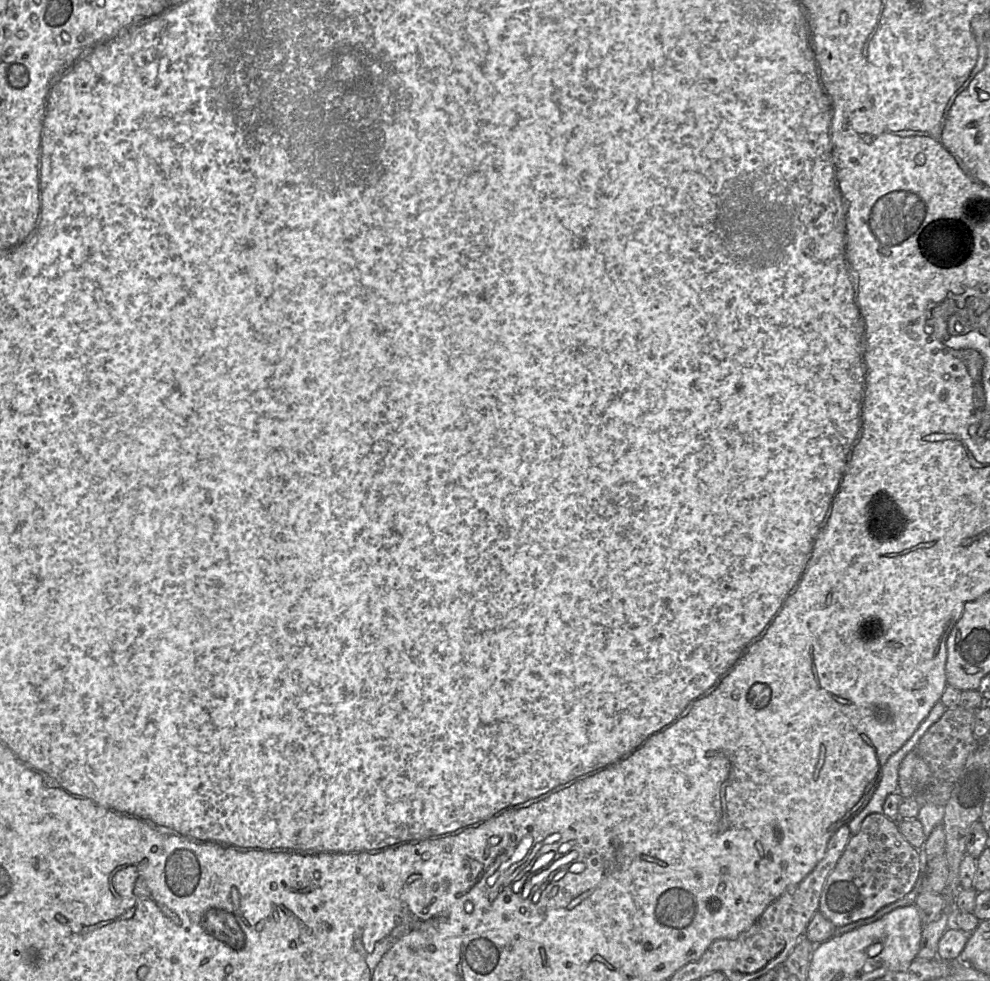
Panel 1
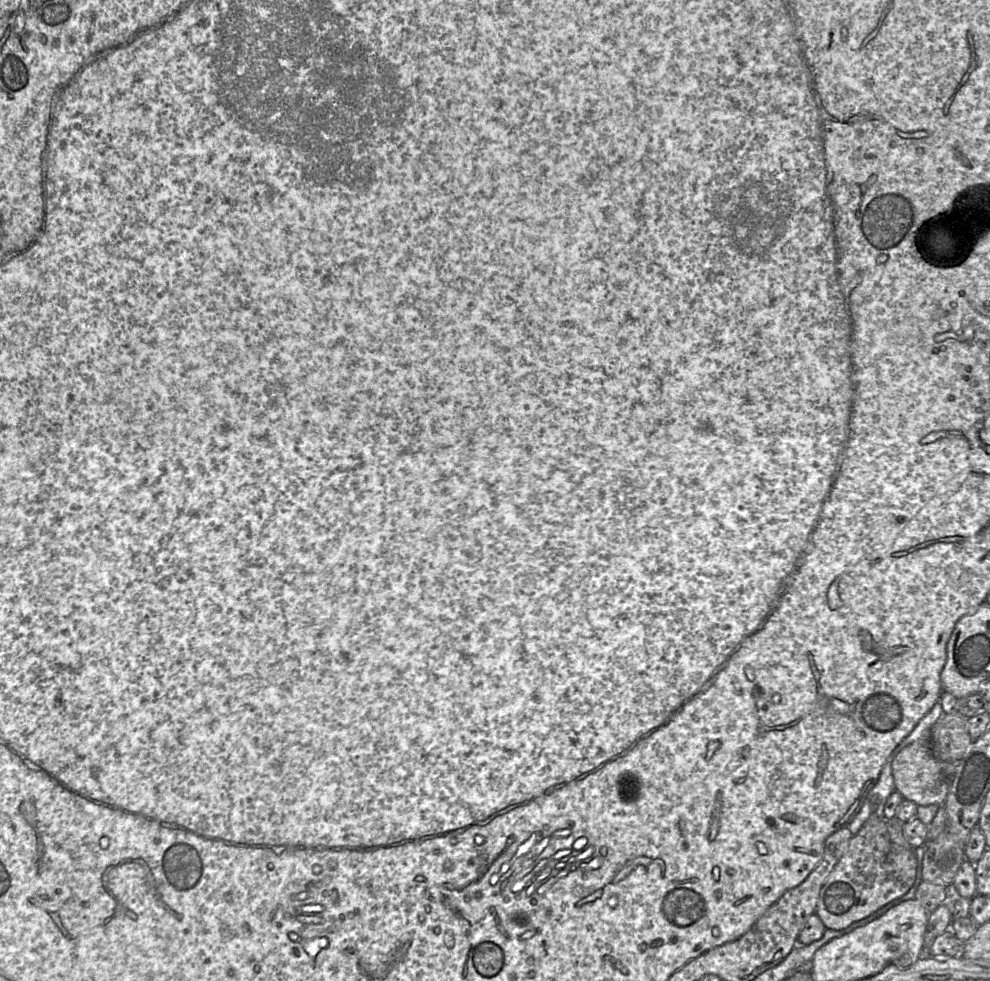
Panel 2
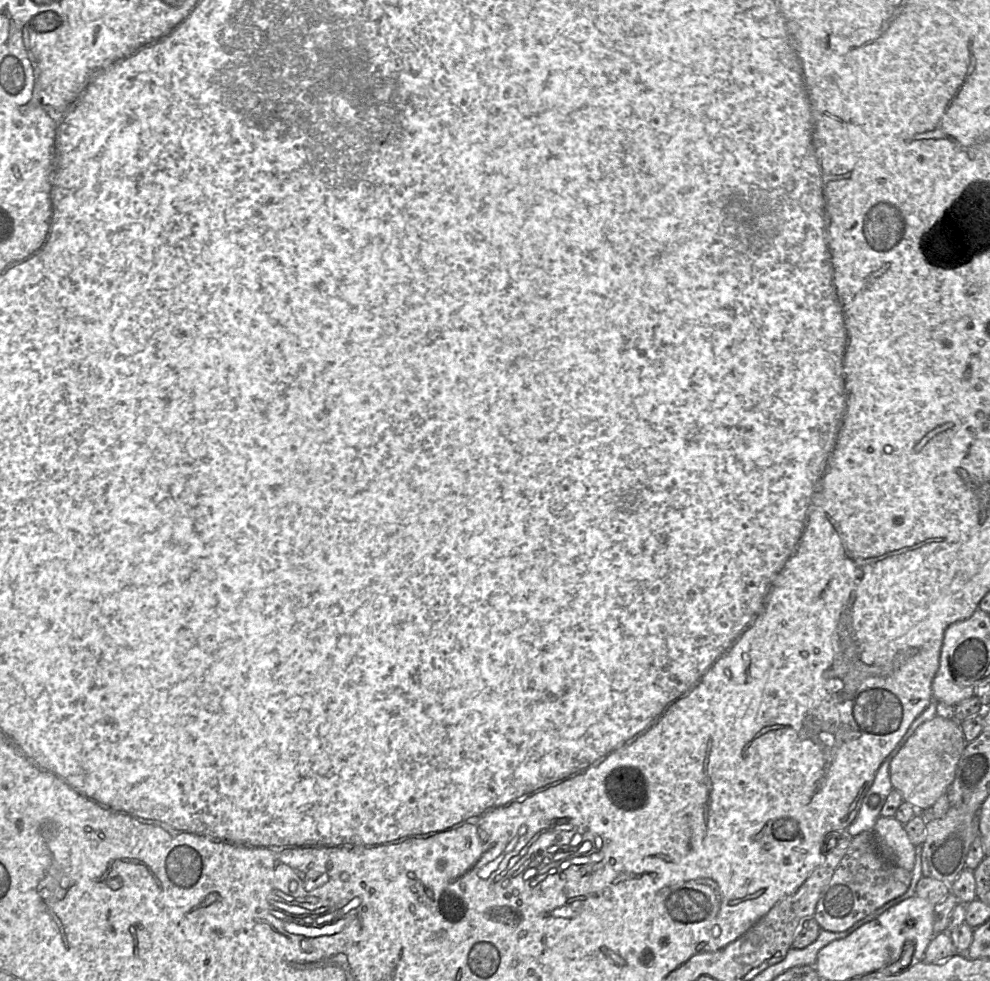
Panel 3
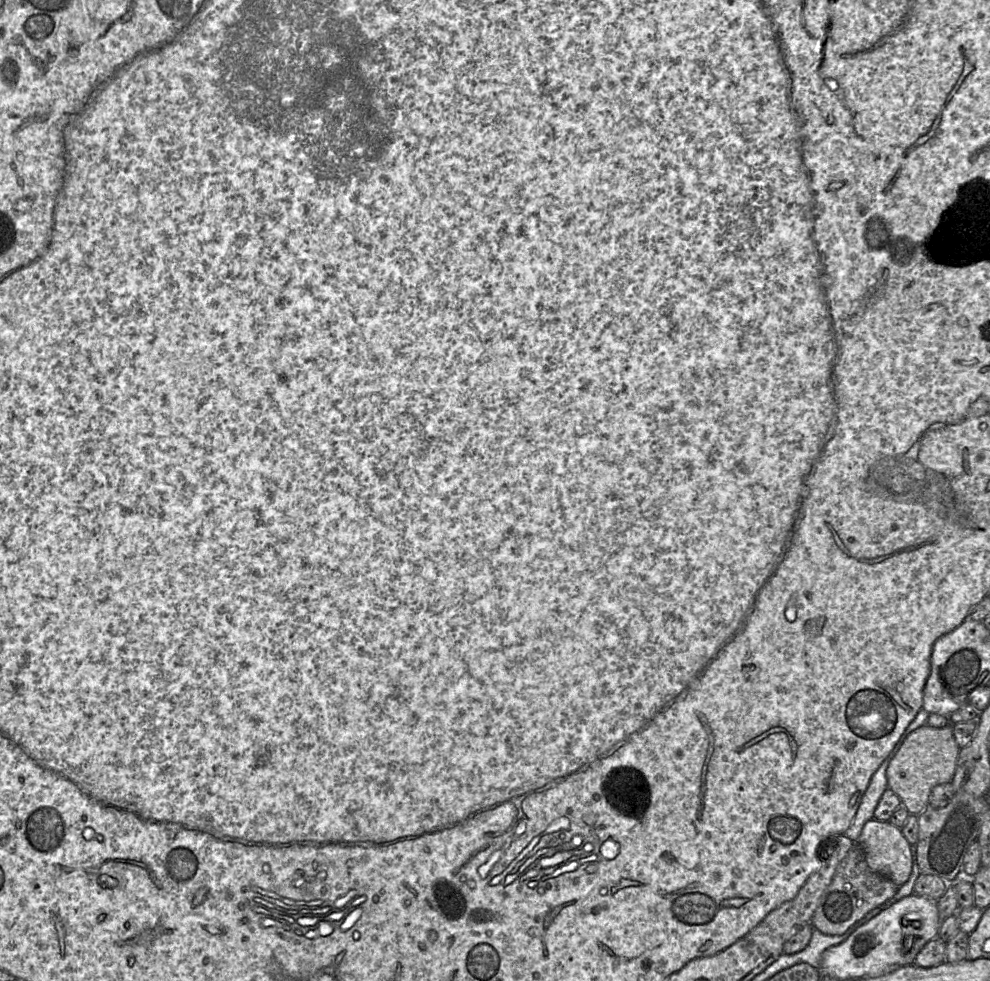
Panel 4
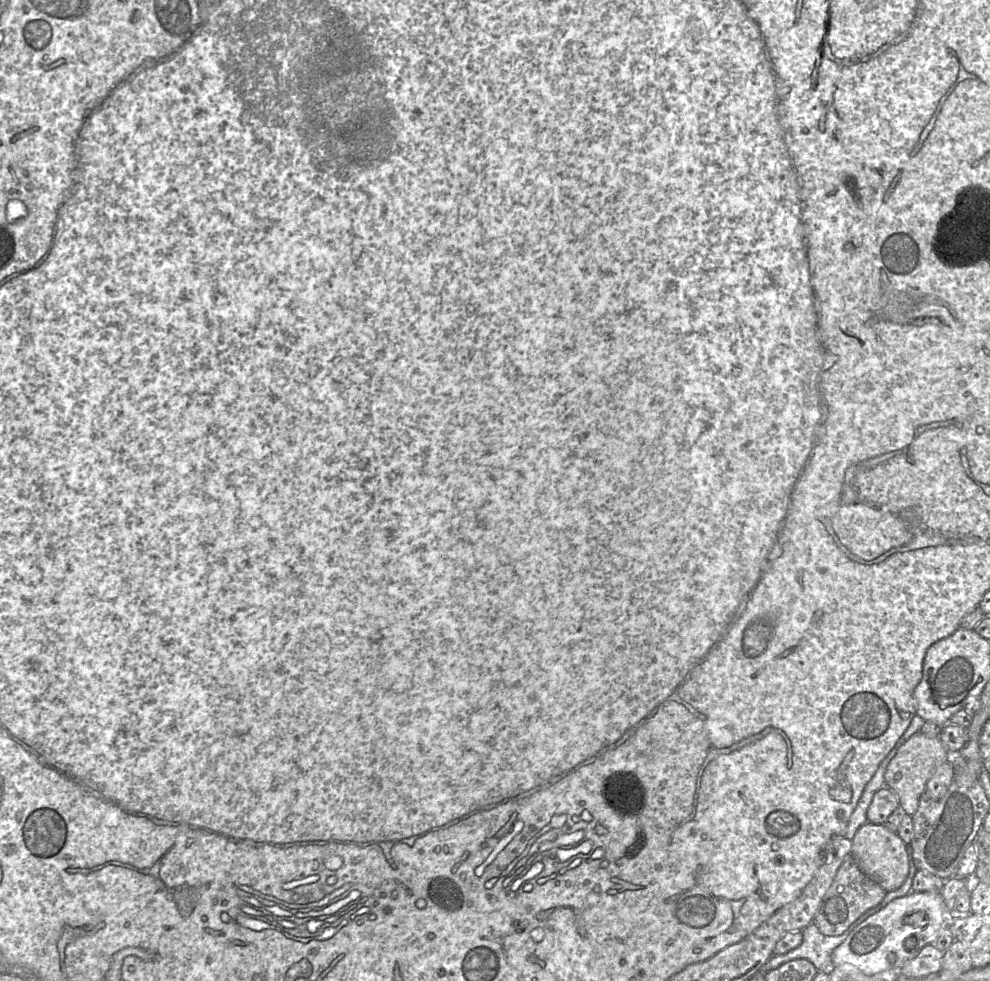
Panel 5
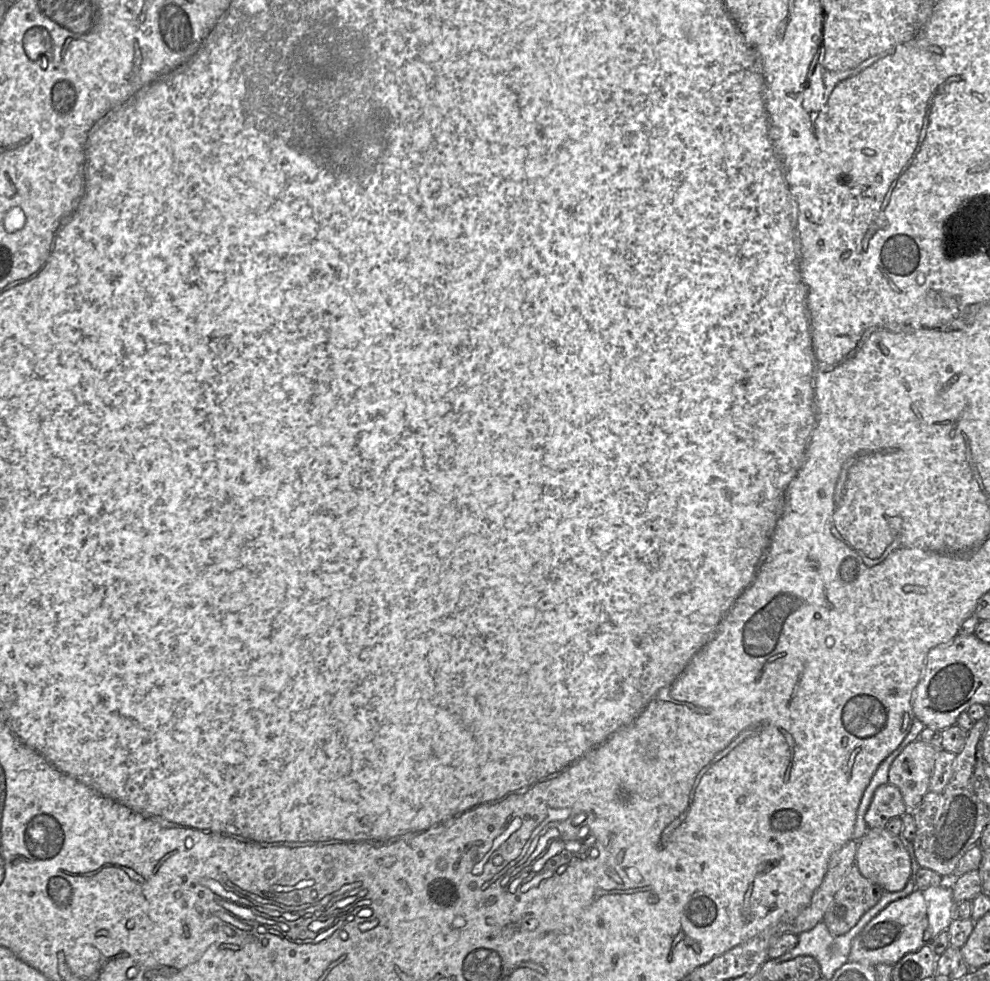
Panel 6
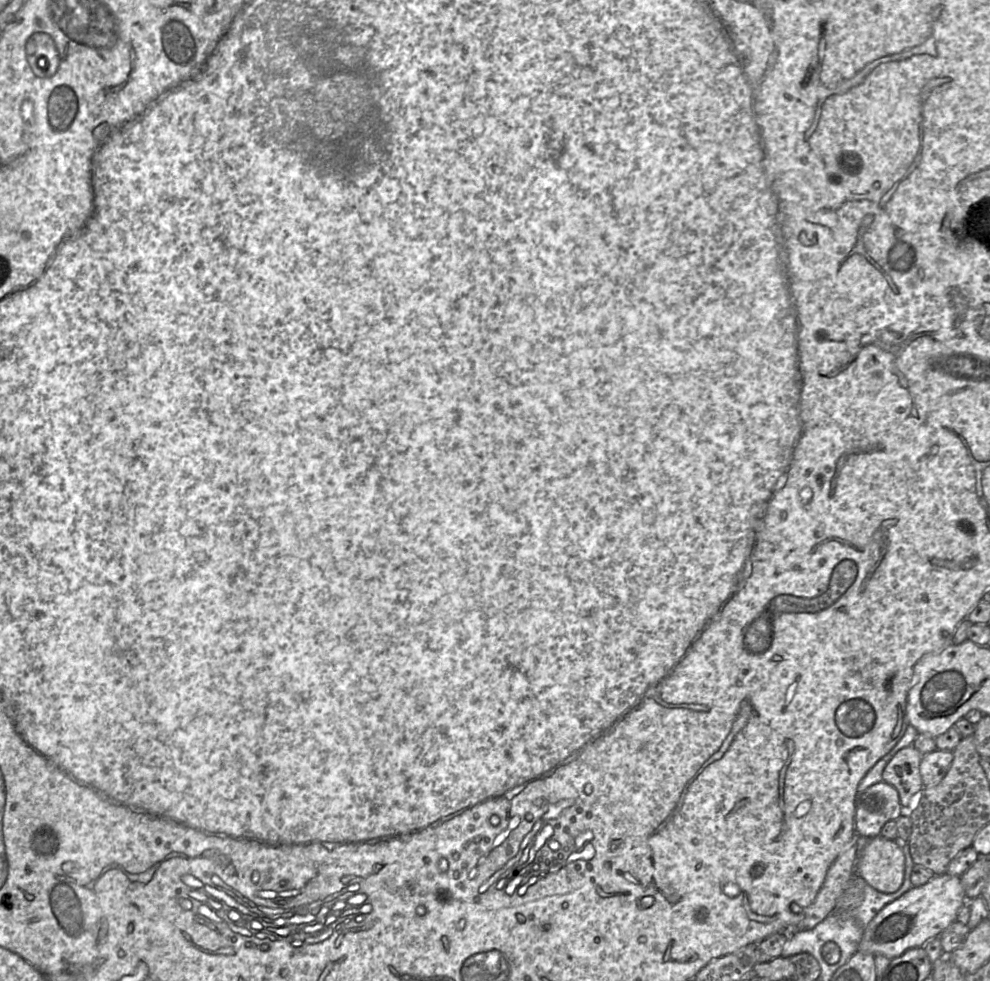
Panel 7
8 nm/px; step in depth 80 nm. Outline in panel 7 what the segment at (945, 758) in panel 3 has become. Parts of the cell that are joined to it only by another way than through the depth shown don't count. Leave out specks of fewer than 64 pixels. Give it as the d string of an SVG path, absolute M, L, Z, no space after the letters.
M910 745L898 751L883 770L883 781L897 790L900 804L904 809L913 807L924 788L919 770L923 756Z

